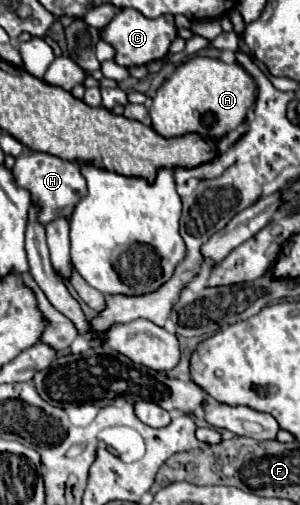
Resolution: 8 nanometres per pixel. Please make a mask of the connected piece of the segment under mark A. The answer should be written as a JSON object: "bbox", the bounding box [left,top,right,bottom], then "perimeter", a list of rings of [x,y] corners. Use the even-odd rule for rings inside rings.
{"bbox":[148,58,254,138],"perimeter":[[[192,58],[180,64],[158,88],[148,112],[152,128],[164,138],[184,136],[190,132],[208,138],[222,138],[246,118],[252,102],[254,80],[244,72],[244,68],[240,68],[240,64],[226,64],[218,58]]]}

